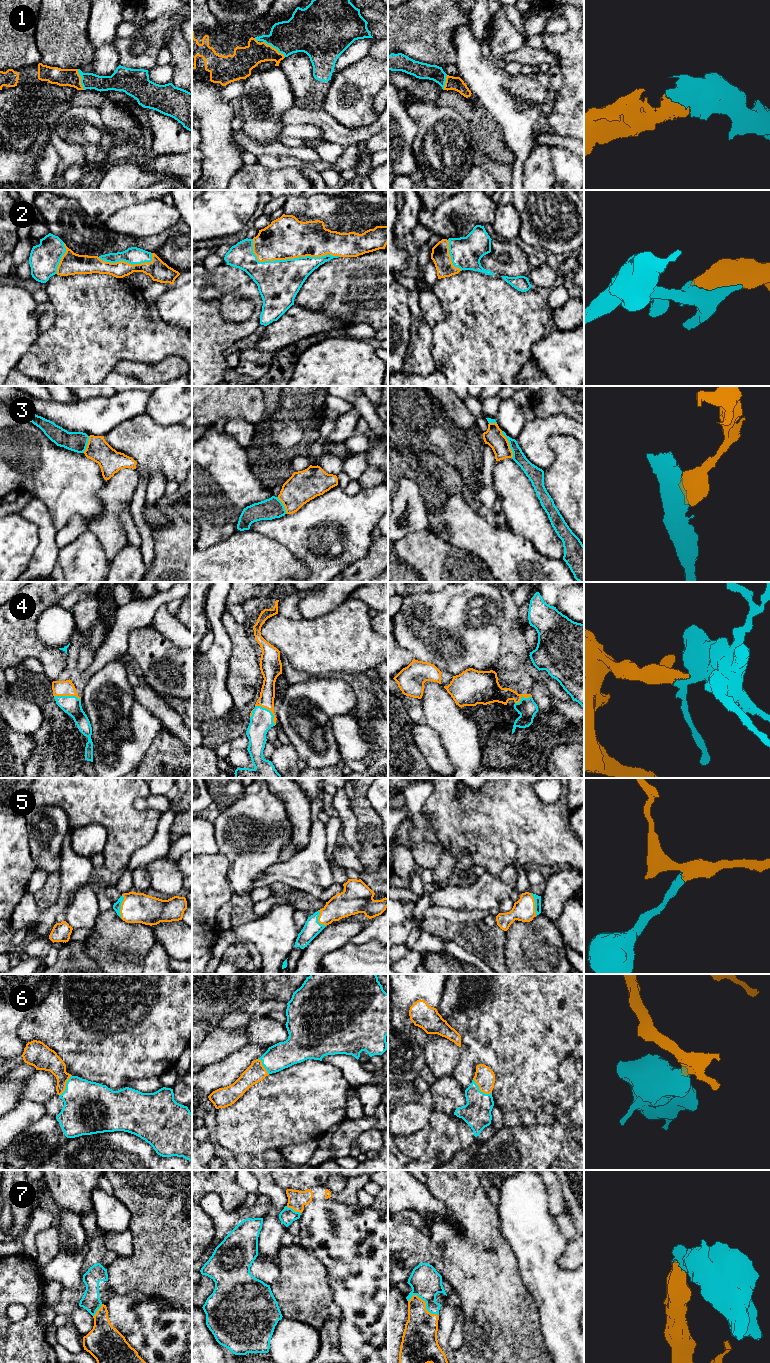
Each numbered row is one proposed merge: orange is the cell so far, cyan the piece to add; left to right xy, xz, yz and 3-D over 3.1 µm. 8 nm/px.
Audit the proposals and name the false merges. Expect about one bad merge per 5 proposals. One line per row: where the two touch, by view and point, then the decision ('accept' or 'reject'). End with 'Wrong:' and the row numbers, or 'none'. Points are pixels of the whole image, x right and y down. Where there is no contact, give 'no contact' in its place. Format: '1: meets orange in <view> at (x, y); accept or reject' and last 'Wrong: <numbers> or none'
1: meets orange in xz at (274, 48); accept
2: meets orange in xz at (288, 258); accept
3: meets orange in yz at (508, 444); reject
4: meets orange in xz at (269, 709); accept
5: meets orange in yz at (534, 904); accept
6: meets orange in yz at (480, 1090); accept
7: meets orange in yz at (425, 1303); accept
Wrong: 3

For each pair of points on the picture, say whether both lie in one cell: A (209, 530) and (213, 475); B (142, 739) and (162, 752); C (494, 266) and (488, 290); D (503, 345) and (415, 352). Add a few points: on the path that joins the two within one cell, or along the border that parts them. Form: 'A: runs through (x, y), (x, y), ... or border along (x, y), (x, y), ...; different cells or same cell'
A: runs through (213, 516), (213, 489); same cell
B: border along (162, 729), (153, 739), (140, 765); different cells
C: border along (495, 274), (500, 276); different cells
D: border along (432, 328), (431, 354), (436, 369); different cells

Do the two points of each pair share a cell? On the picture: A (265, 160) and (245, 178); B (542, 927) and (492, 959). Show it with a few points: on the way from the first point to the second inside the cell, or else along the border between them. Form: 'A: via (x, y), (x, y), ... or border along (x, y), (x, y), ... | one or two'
A: border along (257, 162), (271, 169), (282, 169) | two
B: border along (506, 931), (505, 963) | two

